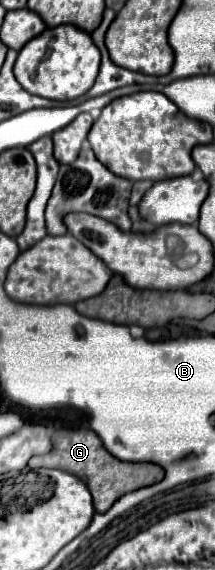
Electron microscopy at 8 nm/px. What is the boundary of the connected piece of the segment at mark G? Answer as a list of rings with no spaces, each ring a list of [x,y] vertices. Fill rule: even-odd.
[[[57,430],[53,434],[53,448],[45,456],[35,456],[29,468],[59,468],[65,470],[89,486],[97,512],[107,512],[123,494],[151,486],[163,478],[159,464],[147,462],[121,462],[111,456],[93,430]]]

